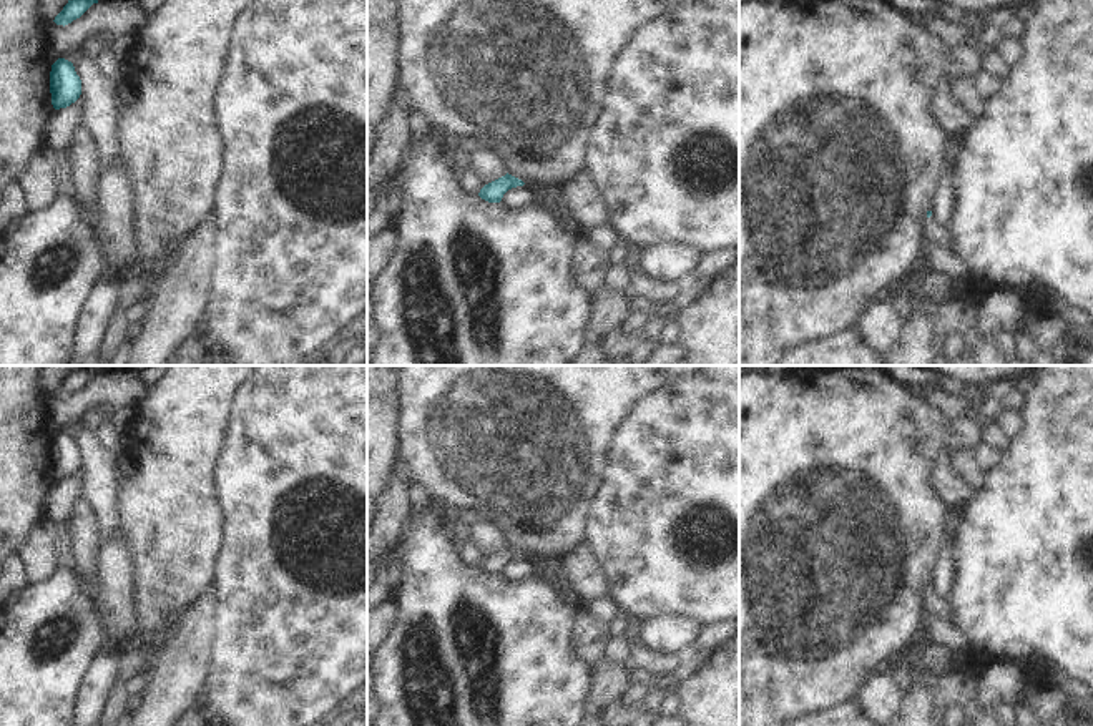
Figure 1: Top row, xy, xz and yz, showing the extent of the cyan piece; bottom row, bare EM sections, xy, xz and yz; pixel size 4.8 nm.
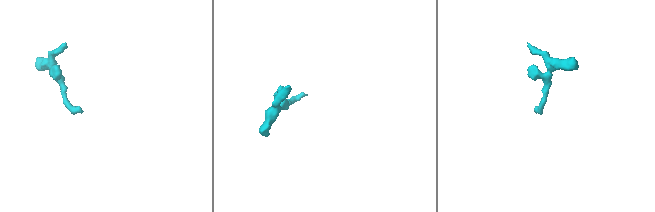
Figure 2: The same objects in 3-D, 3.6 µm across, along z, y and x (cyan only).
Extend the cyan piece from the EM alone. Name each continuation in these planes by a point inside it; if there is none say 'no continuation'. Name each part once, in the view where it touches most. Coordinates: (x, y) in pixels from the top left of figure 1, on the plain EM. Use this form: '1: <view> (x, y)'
1: yz (936, 607)

